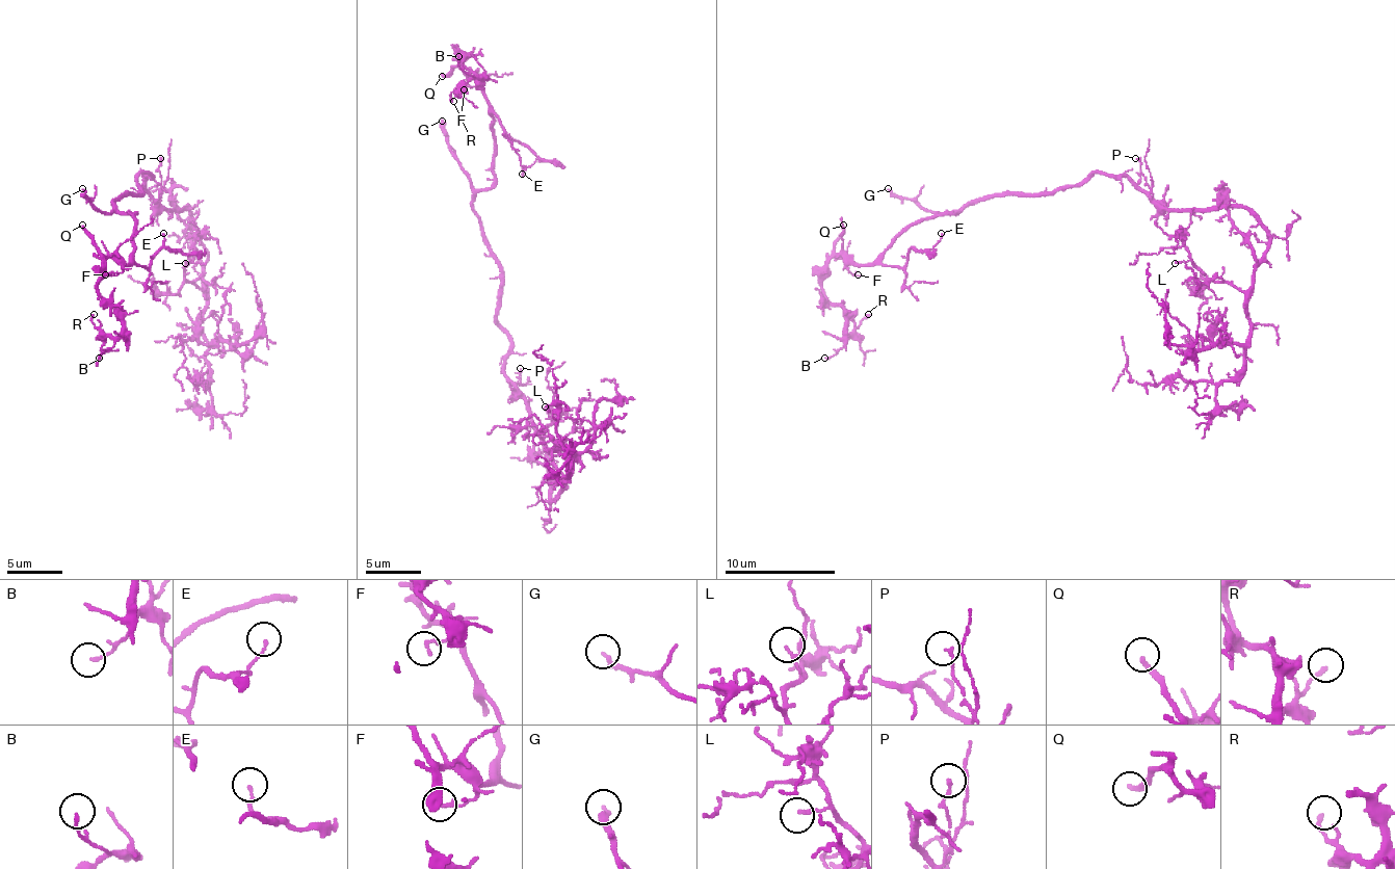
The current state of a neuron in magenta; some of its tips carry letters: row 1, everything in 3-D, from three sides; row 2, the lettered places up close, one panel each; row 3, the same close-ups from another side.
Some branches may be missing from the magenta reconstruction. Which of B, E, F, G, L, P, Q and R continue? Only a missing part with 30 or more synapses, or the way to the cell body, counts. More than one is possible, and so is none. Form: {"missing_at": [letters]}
{"missing_at": ["Q"]}

